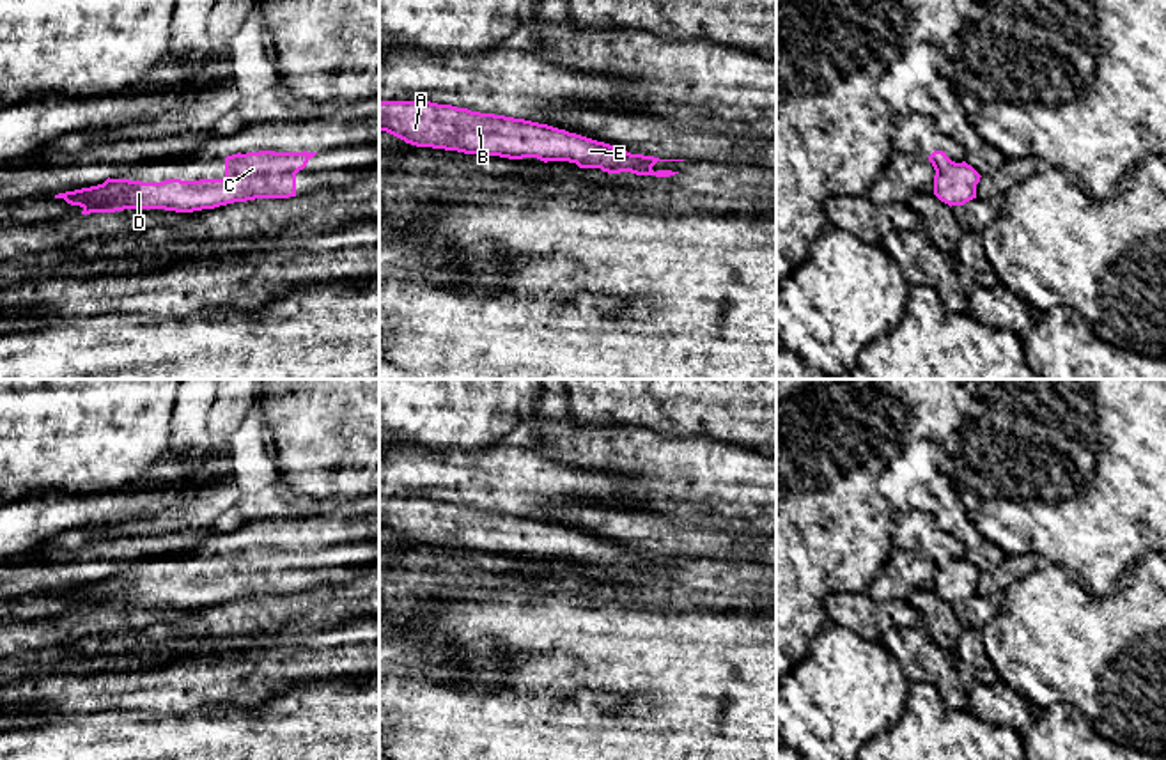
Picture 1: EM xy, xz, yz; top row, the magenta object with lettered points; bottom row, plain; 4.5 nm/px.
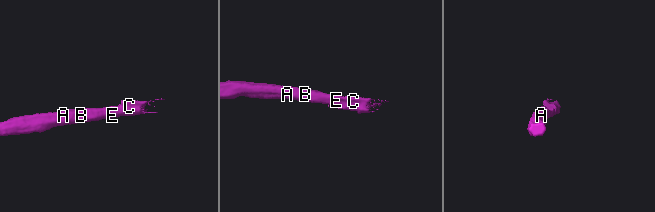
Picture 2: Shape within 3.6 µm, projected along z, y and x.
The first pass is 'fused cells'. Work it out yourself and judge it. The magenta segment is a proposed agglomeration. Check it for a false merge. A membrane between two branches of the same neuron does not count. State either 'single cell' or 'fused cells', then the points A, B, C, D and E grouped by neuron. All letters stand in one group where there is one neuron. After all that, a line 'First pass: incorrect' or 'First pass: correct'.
single cell; groups A B C D E
First pass: incorrect

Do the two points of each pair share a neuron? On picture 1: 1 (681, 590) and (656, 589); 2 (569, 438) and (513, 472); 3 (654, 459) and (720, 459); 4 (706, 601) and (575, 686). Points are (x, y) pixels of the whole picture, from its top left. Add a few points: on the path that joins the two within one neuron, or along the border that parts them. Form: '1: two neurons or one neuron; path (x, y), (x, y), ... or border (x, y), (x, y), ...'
1: one neuron; path (676, 589), (661, 589)
2: two neurons; border (532, 447), (548, 457), (582, 468)
3: one neuron; path (670, 459), (704, 459)
4: two neurons; border (684, 601), (695, 608), (736, 612)

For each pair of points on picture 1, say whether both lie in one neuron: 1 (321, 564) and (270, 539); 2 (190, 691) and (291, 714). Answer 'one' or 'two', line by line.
1: two
2: two

